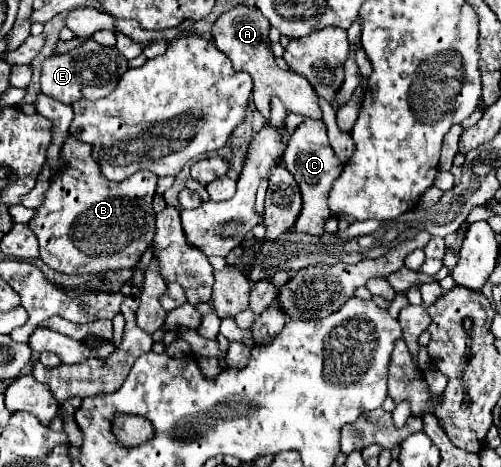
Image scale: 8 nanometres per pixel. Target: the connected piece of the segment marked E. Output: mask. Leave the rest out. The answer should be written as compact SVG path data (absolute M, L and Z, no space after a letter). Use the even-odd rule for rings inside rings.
M86 41L82 43L80 47L68 51L68 53L56 53L52 57L48 57L42 65L42 77L40 77L40 87L42 87L42 93L60 101L60 103L66 103L66 105L72 105L76 103L78 99L82 99L82 89L84 85L100 85L100 87L106 87L110 85L116 87L120 75L128 69L128 61L126 57L116 49L116 47L104 47L96 41Z

